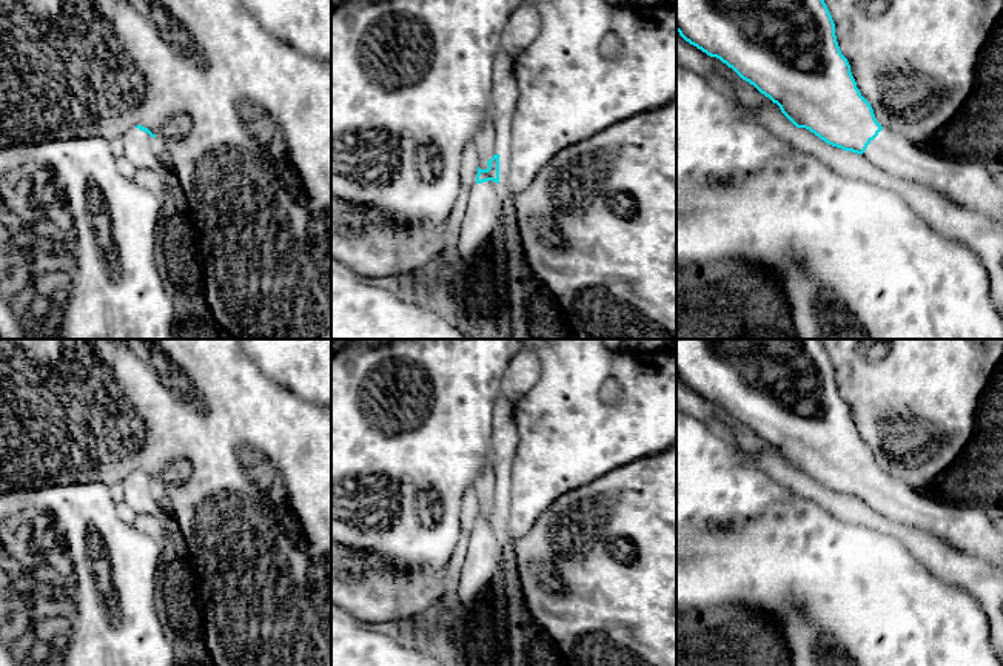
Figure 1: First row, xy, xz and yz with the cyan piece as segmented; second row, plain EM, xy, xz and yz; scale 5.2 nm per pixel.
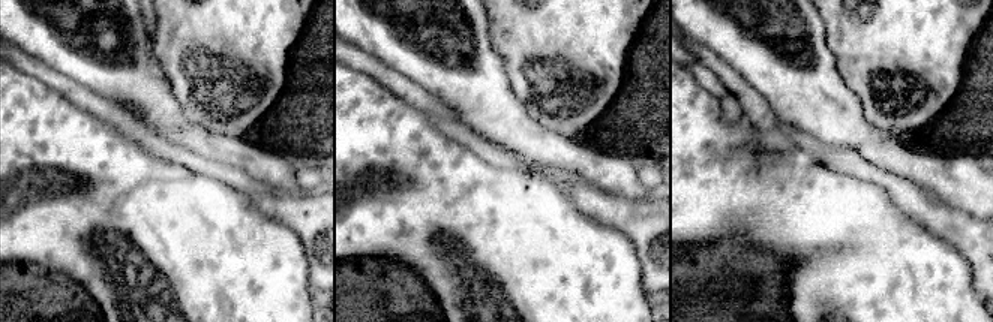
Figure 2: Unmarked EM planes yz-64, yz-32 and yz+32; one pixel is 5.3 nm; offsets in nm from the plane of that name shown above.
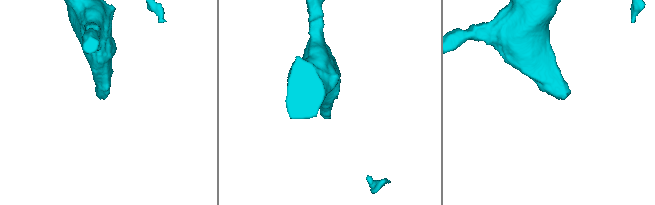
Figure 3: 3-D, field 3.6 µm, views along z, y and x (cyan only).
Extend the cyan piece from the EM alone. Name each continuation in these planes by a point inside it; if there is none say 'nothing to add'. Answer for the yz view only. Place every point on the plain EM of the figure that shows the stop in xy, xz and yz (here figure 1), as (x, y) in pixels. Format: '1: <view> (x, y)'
1: yz (979, 532)

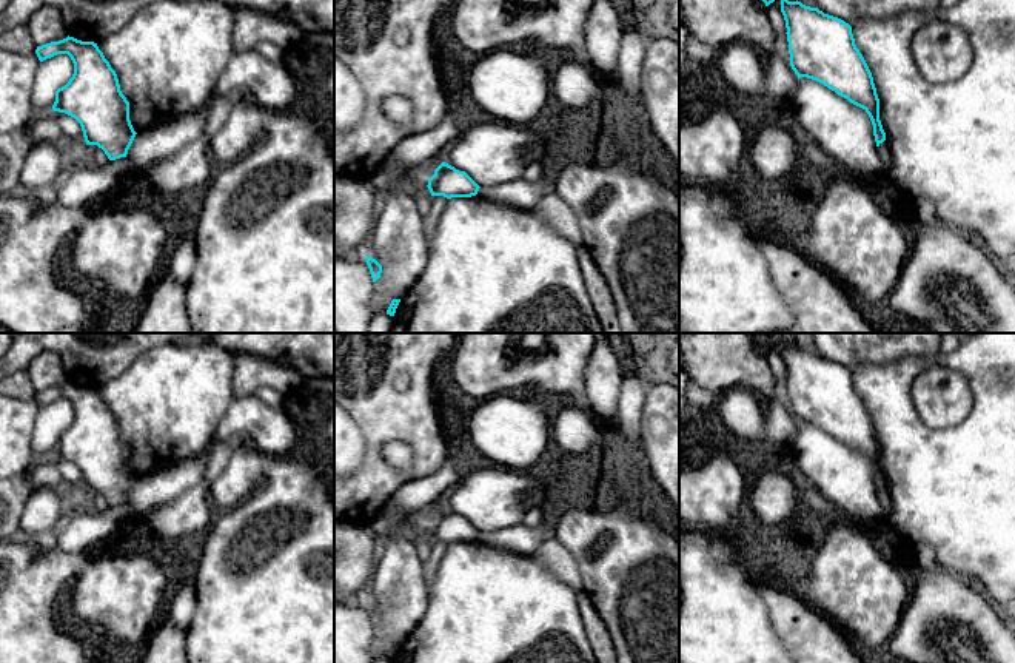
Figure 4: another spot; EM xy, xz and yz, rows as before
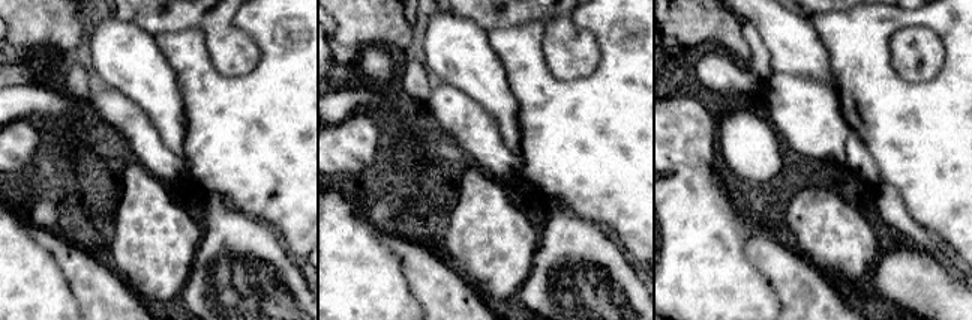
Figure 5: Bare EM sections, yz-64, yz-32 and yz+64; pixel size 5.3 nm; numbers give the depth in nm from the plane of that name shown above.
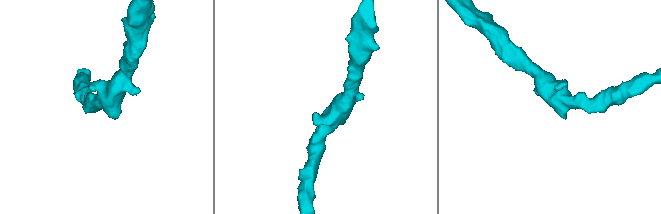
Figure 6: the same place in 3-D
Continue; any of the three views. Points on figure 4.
nothing to add

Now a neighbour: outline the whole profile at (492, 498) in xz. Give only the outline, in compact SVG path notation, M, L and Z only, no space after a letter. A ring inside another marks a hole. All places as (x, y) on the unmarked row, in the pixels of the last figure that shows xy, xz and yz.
M504 467L473 470L448 492L444 507L465 517L479 532L511 529L522 523L530 501L524 496L524 473Z

